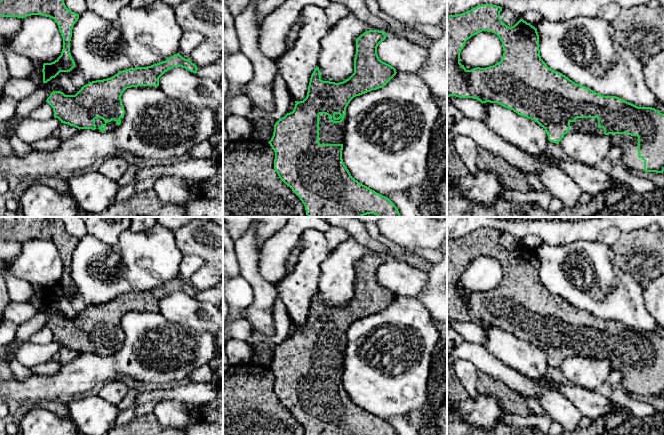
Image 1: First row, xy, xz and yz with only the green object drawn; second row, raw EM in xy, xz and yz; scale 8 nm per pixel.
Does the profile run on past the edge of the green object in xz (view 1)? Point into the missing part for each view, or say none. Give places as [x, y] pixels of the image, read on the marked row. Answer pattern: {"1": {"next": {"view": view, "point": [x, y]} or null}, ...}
{"1": {"next": {"view": "xz", "point": [329, 133]}}}

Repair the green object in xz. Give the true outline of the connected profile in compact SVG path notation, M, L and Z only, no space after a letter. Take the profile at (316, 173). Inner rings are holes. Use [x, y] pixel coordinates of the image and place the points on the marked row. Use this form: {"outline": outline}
{"outline": "M369 30L356 39L354 73L343 82L323 81L319 67L316 67L310 78L306 98L303 101L295 101L293 111L274 125L273 136L268 142L275 152L274 169L279 178L300 198L307 217L362 217L367 214L374 214L377 217L401 217L389 198L355 180L342 159L348 104L356 96L384 87L397 73L394 67L381 61L377 54L378 45L386 37L386 32Z"}

